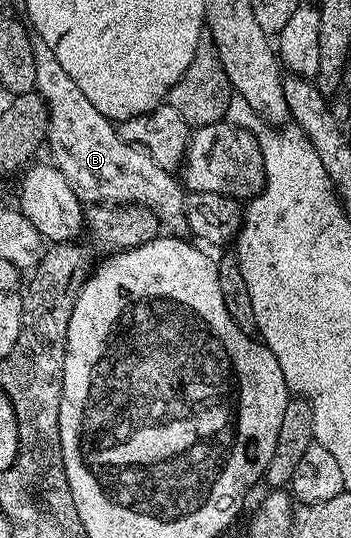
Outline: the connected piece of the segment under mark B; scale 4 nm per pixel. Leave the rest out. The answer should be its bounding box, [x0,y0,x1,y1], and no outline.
[34,37,188,235]

